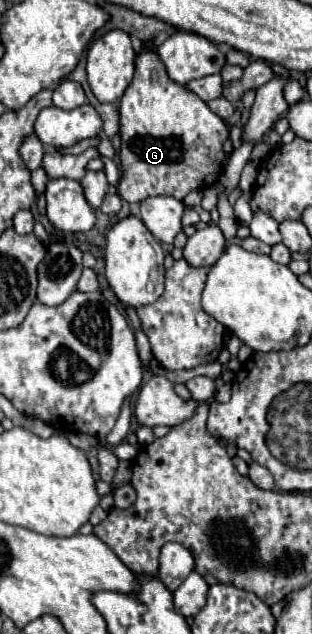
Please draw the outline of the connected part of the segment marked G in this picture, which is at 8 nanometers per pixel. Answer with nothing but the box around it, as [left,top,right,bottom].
[119,46,229,202]

